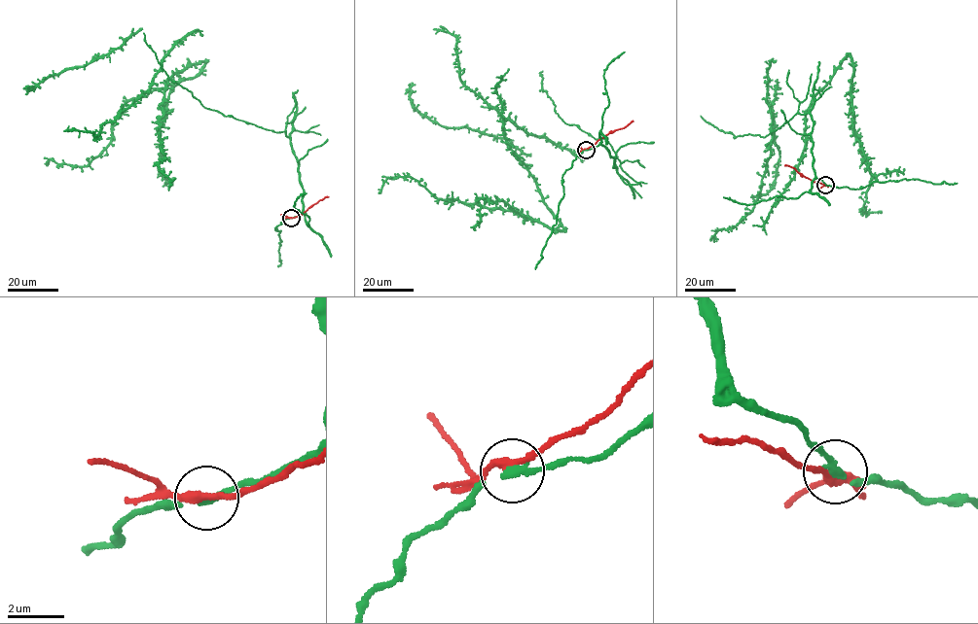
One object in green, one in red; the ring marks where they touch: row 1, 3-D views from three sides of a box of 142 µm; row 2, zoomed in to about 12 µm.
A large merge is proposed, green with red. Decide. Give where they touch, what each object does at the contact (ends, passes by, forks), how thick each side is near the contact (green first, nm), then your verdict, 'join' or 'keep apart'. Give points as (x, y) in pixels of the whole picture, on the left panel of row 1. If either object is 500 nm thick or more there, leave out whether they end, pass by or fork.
place (291, 218); green passes by; red passes by; calibres 190 and 240 nm; keep apart

